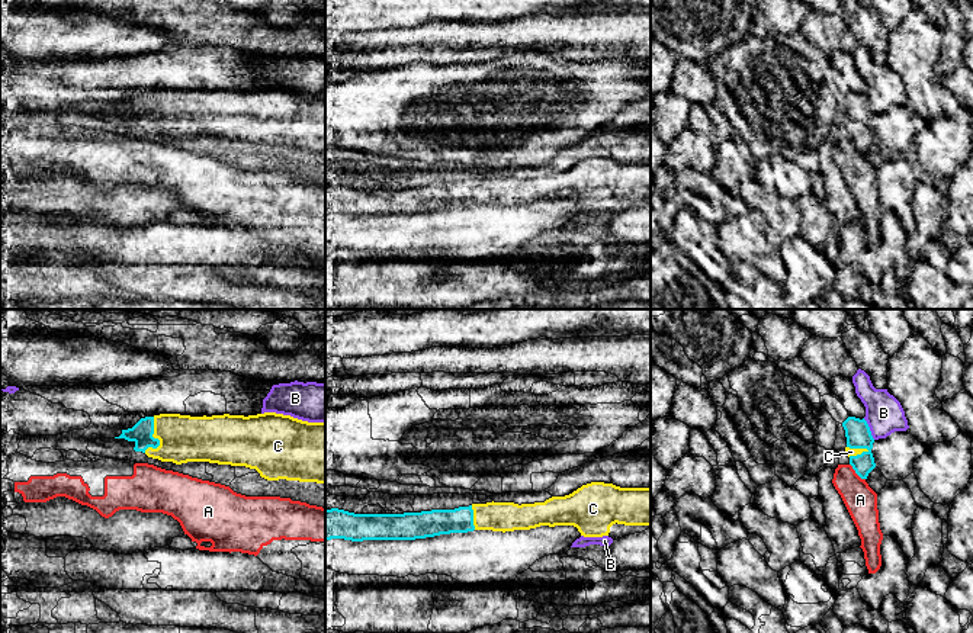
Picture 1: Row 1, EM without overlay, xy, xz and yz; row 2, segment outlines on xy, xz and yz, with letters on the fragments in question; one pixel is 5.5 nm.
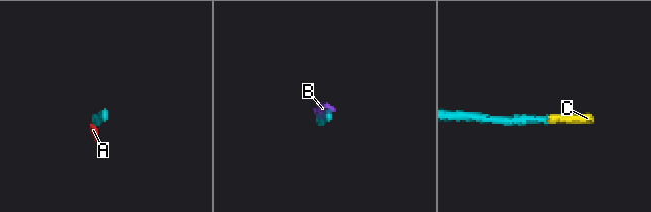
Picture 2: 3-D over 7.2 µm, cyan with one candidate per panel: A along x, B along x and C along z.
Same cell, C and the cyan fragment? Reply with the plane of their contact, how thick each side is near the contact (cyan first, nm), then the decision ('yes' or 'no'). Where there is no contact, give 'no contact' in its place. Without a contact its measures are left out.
xy | 120/260 nm | yes

